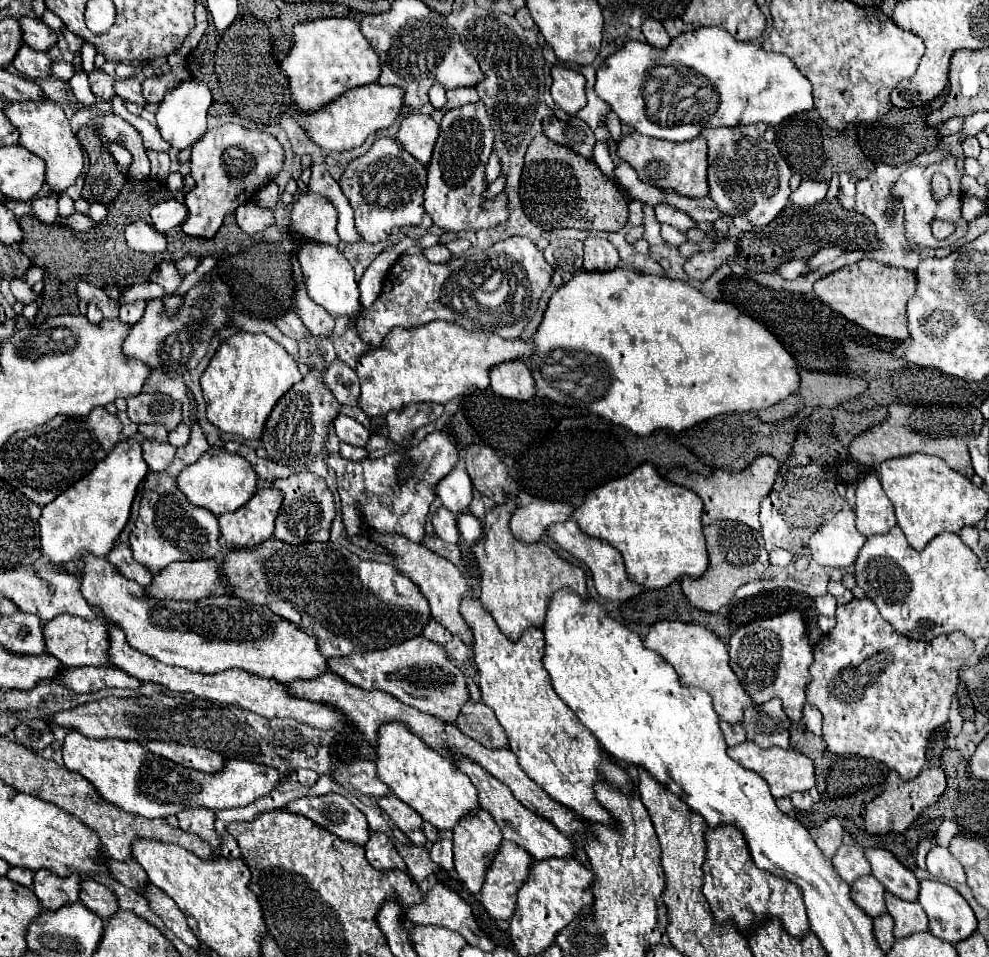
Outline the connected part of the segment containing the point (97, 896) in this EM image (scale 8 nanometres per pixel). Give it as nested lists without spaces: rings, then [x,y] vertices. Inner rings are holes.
[[[83,879],[79,901],[87,909],[97,913],[103,921],[111,919],[111,915],[115,915],[119,911],[119,901],[117,901],[115,893],[109,887],[105,887],[93,879]]]

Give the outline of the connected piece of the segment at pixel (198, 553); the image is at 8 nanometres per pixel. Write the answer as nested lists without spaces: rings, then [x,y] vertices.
[[[195,425],[191,429],[189,443],[177,449],[173,463],[165,471],[161,473],[149,471],[149,475],[145,477],[145,493],[141,499],[141,509],[139,509],[135,529],[129,535],[129,547],[133,551],[133,559],[137,563],[143,563],[153,573],[159,573],[173,561],[211,559],[221,549],[217,517],[211,511],[205,511],[203,507],[189,503],[175,483],[183,467],[195,463],[207,449],[209,449],[209,443],[203,431],[199,429],[199,425]]]

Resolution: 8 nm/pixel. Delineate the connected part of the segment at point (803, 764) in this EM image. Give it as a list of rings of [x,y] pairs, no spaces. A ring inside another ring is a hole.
[[[745,741],[741,745],[731,747],[729,757],[735,759],[739,765],[743,765],[745,769],[751,769],[755,773],[759,773],[771,787],[771,795],[777,797],[785,797],[791,795],[795,791],[809,791],[815,785],[815,775],[813,775],[813,761],[809,757],[805,757],[803,753],[797,753],[793,749],[781,749],[781,747],[771,747],[771,749],[761,749],[751,741]]]

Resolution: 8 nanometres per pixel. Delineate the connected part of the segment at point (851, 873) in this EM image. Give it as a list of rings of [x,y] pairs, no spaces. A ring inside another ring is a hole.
[[[841,845],[839,851],[833,857],[833,865],[837,869],[837,873],[849,883],[853,885],[859,877],[869,875],[871,873],[871,865],[863,853],[861,847],[849,847],[849,845]]]

